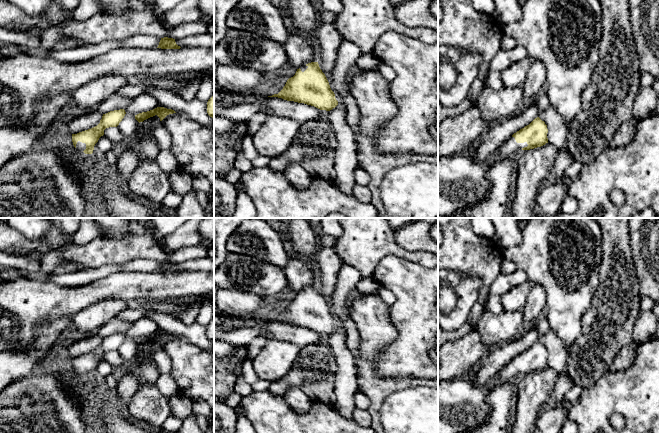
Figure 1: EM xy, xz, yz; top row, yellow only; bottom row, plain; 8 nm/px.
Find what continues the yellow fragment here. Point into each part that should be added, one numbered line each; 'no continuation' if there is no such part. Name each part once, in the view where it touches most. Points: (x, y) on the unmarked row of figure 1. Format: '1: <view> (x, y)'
1: xy (80, 370)

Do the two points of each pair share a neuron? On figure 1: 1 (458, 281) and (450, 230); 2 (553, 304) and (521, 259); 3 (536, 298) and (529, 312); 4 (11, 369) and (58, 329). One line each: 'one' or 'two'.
1: two
2: one
3: one
4: one

